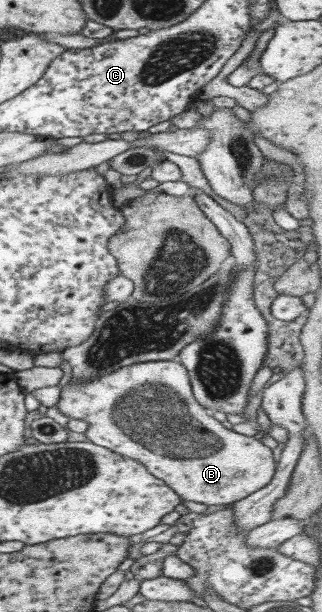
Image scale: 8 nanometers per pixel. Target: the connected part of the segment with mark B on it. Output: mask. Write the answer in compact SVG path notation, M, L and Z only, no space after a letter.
M148 361L134 363L100 375L98 379L86 379L82 383L63 380L59 385L60 398L56 408L61 414L87 423L86 440L105 447L122 457L136 460L155 478L160 478L180 499L203 503L206 506L233 504L246 495L262 489L274 475L275 464L271 449L252 436L224 427L211 412L202 408L191 393L186 368L180 362Z

